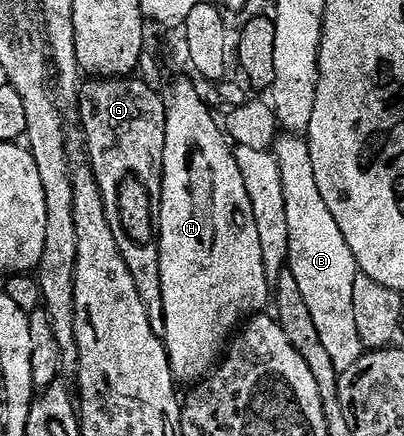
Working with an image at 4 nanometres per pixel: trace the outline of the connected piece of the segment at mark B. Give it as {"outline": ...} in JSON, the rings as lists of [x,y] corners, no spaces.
{"outline":[[[282,133],[274,140],[272,152],[279,162],[284,189],[284,209],[288,215],[288,270],[296,277],[296,285],[300,285],[300,294],[304,296],[308,305],[308,313],[312,313],[316,333],[320,333],[320,341],[324,345],[325,358],[330,360],[330,365],[335,371],[349,372],[357,366],[364,354],[360,332],[356,329],[354,308],[354,286],[356,277],[360,274],[358,262],[356,257],[352,257],[352,249],[348,249],[348,241],[344,241],[344,233],[340,233],[340,225],[336,225],[336,217],[332,217],[332,209],[328,209],[328,205],[324,205],[324,197],[320,197],[320,185],[316,185],[316,169],[312,169],[309,142],[301,134]]]}

